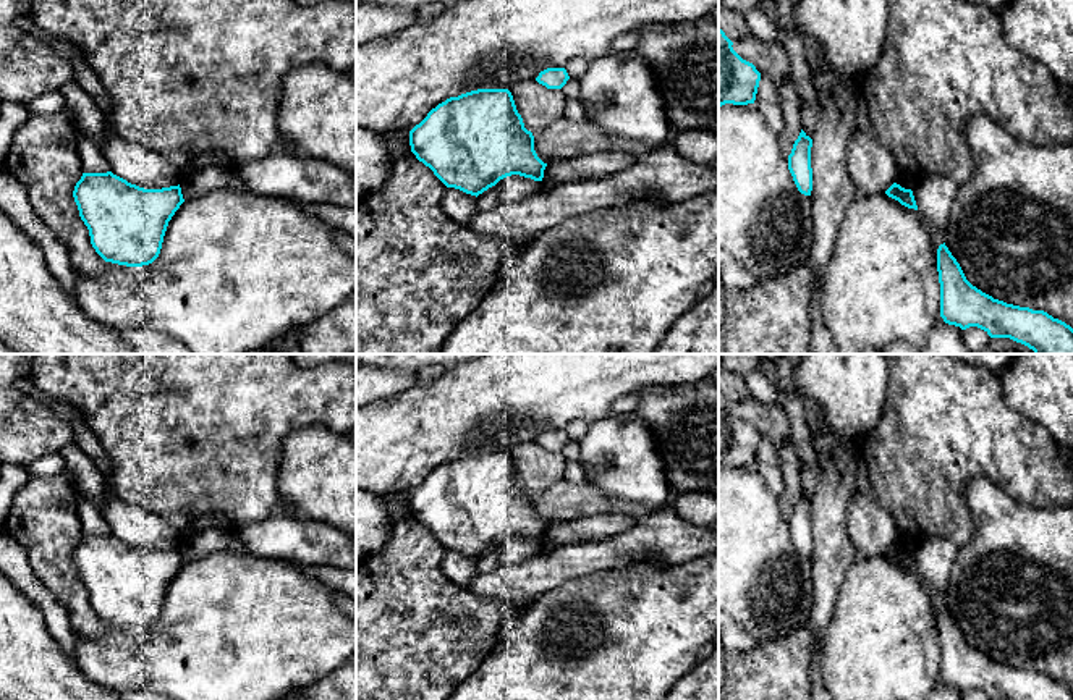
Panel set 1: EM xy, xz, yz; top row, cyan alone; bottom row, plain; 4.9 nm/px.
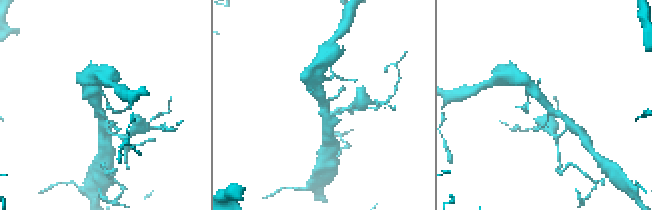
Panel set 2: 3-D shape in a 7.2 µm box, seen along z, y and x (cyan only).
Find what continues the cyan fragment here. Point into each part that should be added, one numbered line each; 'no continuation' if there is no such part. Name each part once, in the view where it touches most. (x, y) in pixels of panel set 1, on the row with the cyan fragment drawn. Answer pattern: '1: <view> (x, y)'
no continuation

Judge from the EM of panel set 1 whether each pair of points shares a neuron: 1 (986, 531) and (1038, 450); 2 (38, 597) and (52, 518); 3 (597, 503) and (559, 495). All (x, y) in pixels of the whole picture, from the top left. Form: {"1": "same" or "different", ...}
{"1": "different", "2": "different", "3": "same"}

